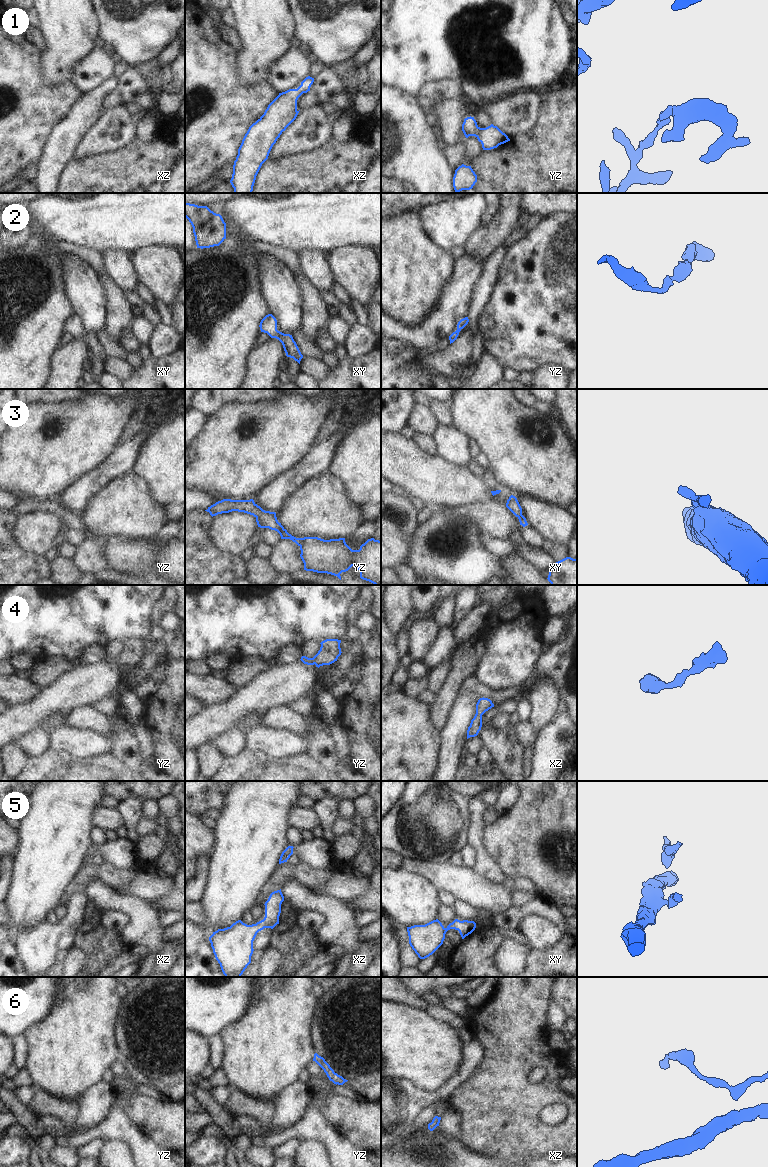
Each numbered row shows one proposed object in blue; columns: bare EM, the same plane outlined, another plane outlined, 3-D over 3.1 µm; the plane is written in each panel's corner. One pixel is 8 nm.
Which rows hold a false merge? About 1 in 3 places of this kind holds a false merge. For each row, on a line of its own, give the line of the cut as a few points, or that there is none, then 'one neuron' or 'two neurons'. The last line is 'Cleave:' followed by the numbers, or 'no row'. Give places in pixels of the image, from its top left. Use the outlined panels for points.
1: no cut | one neuron
2: no cut | one neuron
3: no cut | one neuron
4: no cut | one neuron
5: no cut | one neuron
6: no cut | one neuron
Cleave: no row

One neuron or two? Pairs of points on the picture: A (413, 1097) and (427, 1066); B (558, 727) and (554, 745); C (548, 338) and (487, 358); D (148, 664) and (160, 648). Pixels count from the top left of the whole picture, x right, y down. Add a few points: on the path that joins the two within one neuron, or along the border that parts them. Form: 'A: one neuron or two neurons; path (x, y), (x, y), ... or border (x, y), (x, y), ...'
A: two neurons; border (396, 1078), (409, 1079), (428, 1091), (441, 1086)
B: one neuron; path (558, 731), (555, 741)
C: two neurons; border (485, 351), (503, 369)
D: one neuron; path (150, 660), (158, 652)

